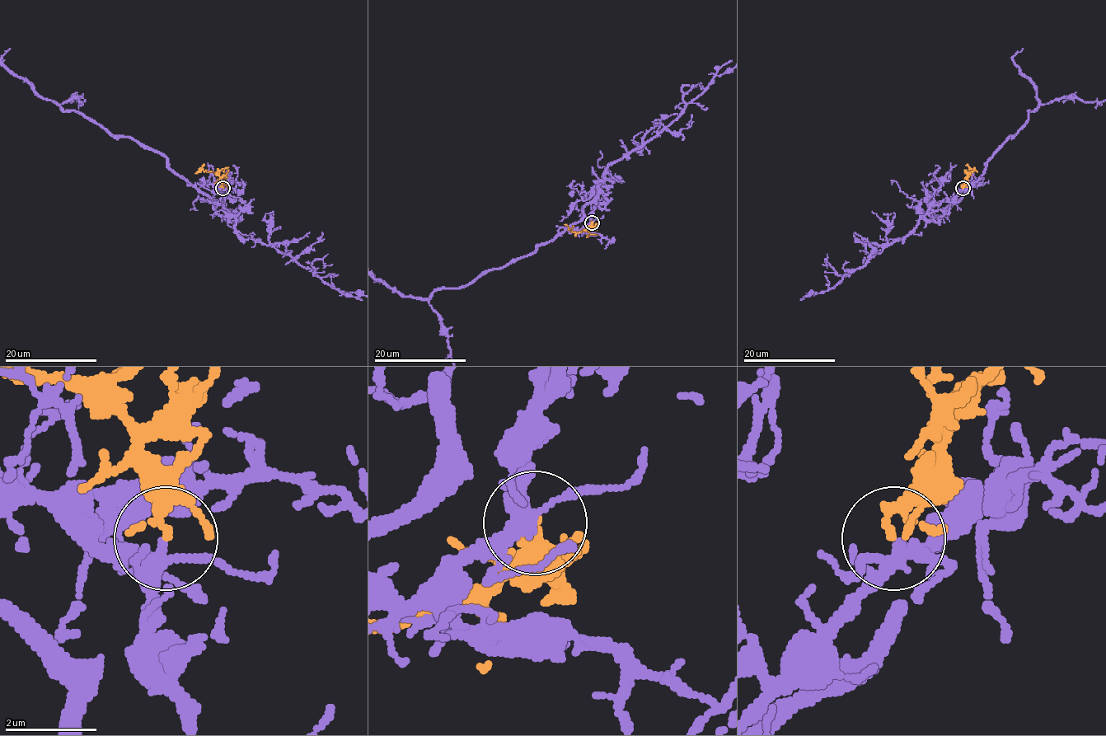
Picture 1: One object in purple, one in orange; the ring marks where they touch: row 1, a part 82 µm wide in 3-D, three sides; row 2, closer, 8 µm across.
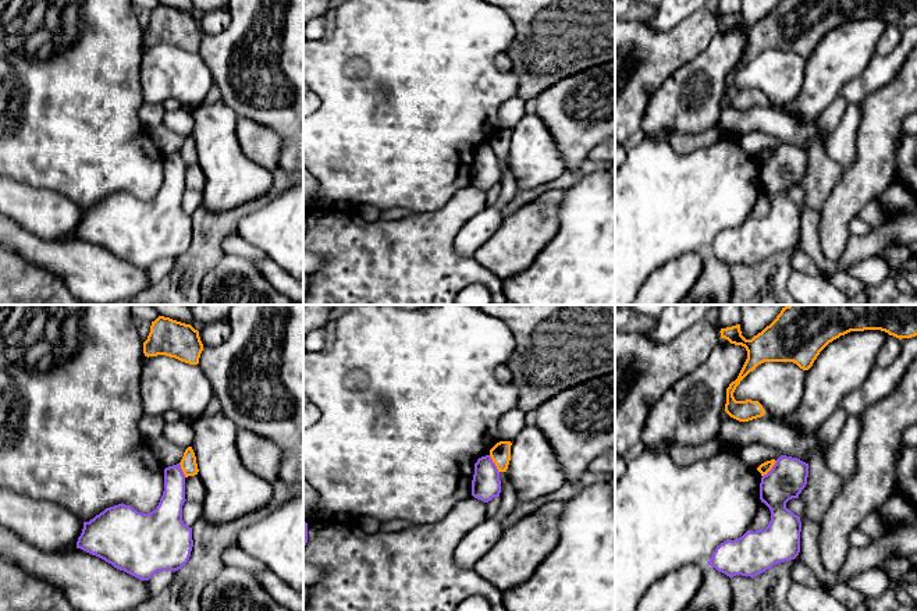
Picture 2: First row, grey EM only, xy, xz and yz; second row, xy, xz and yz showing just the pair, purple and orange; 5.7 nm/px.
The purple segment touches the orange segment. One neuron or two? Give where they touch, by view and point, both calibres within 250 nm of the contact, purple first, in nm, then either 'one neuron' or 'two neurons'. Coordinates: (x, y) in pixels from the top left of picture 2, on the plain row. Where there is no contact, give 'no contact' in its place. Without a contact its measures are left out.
contact xz (494, 152); calibres 170 and 120 nm; two neurons

